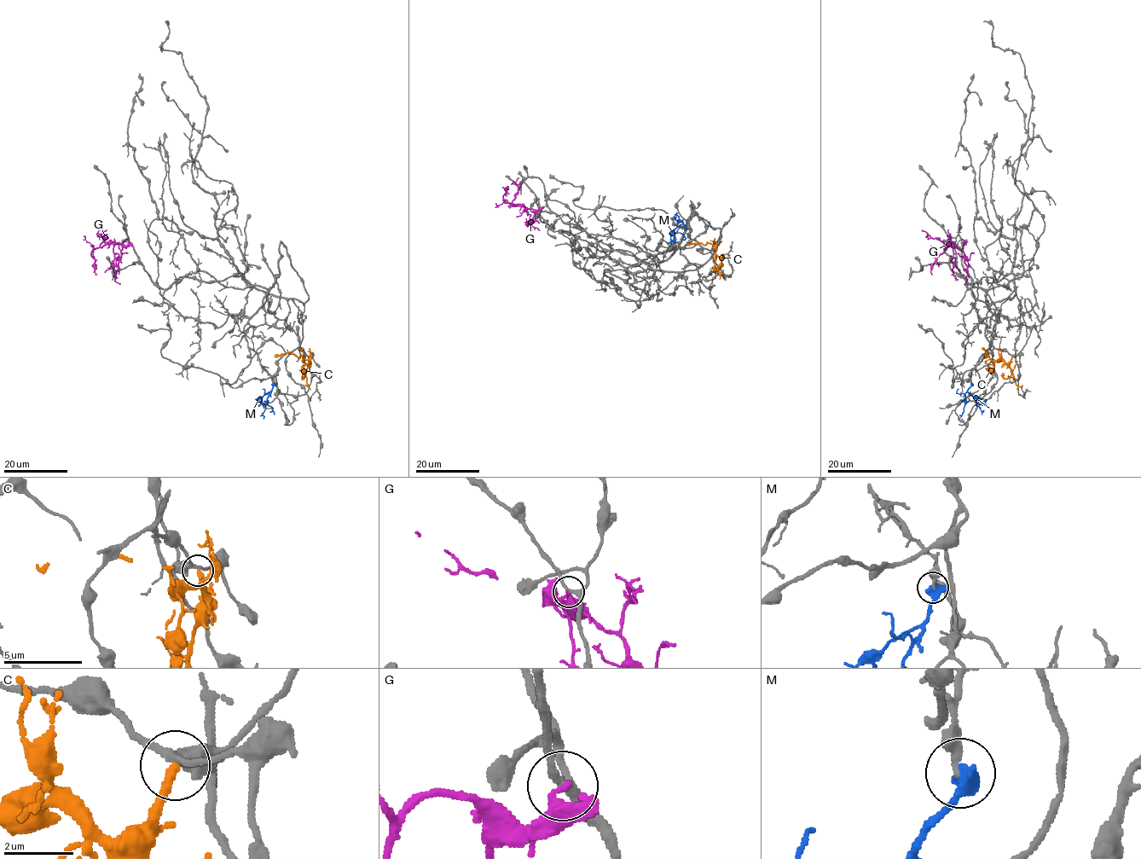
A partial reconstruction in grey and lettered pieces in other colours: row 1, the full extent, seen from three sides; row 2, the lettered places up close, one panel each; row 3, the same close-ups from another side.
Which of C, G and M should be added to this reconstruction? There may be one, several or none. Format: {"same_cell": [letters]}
{"same_cell": []}

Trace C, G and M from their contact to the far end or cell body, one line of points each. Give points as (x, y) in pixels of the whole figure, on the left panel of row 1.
C: (307, 356), (309, 362), (289, 352), (275, 356)
G: (129, 241), (126, 245), (105, 243), (95, 248), (91, 255), (96, 275)
M: (273, 383), (269, 391), (261, 399), (272, 407), (273, 411), (269, 412)

